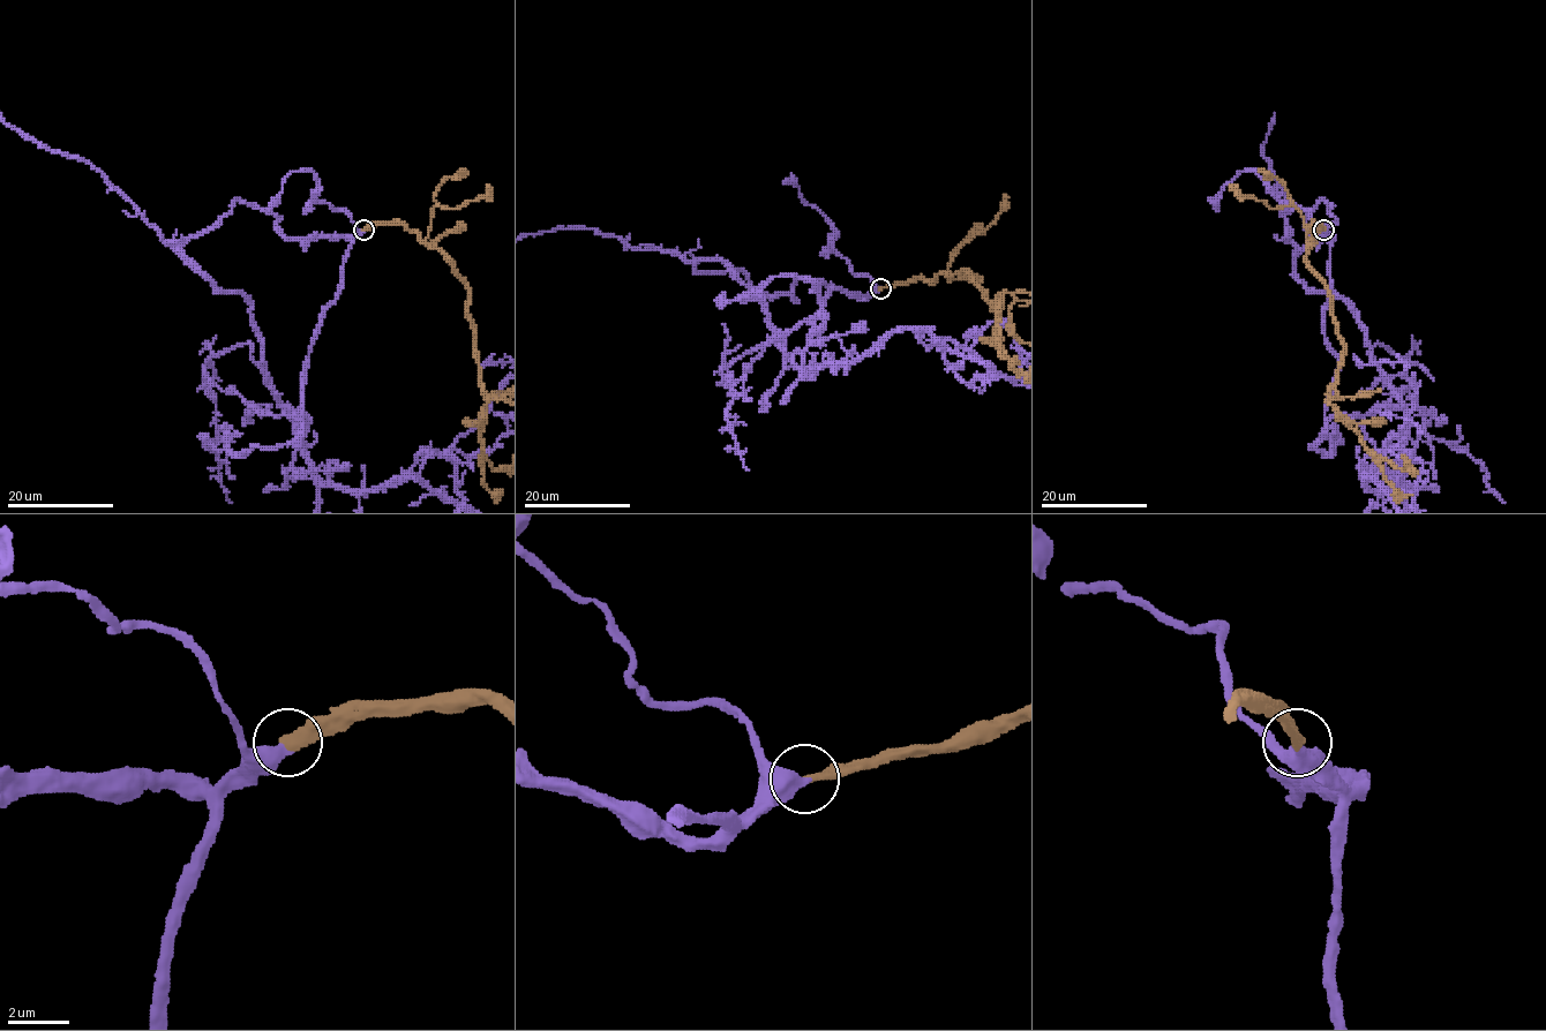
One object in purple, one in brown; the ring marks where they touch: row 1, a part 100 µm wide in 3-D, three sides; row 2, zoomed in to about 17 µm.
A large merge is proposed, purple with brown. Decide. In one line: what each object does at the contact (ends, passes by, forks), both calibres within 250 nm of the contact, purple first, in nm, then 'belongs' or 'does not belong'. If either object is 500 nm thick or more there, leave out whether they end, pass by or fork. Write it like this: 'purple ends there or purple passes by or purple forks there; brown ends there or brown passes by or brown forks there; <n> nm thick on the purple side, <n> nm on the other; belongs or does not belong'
550 nm thick on the purple side, 400 nm on the other; belongs

